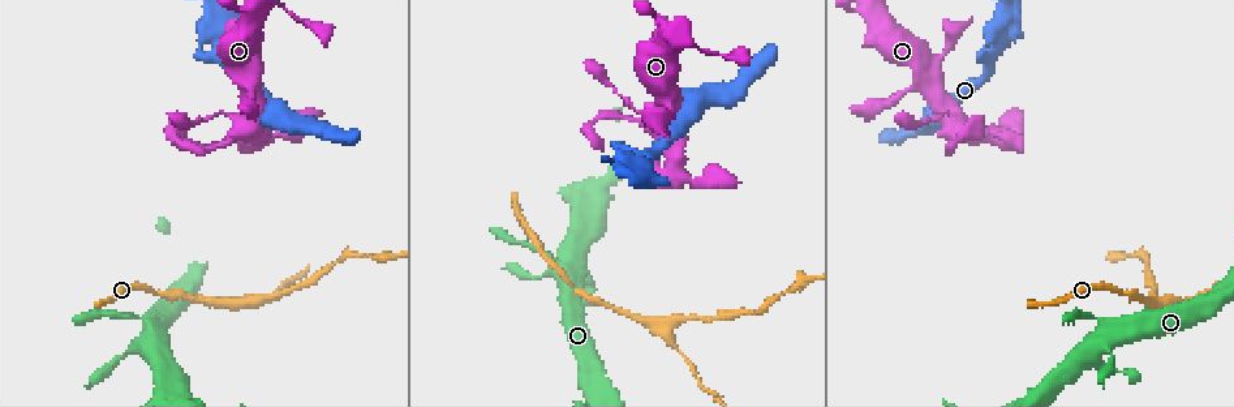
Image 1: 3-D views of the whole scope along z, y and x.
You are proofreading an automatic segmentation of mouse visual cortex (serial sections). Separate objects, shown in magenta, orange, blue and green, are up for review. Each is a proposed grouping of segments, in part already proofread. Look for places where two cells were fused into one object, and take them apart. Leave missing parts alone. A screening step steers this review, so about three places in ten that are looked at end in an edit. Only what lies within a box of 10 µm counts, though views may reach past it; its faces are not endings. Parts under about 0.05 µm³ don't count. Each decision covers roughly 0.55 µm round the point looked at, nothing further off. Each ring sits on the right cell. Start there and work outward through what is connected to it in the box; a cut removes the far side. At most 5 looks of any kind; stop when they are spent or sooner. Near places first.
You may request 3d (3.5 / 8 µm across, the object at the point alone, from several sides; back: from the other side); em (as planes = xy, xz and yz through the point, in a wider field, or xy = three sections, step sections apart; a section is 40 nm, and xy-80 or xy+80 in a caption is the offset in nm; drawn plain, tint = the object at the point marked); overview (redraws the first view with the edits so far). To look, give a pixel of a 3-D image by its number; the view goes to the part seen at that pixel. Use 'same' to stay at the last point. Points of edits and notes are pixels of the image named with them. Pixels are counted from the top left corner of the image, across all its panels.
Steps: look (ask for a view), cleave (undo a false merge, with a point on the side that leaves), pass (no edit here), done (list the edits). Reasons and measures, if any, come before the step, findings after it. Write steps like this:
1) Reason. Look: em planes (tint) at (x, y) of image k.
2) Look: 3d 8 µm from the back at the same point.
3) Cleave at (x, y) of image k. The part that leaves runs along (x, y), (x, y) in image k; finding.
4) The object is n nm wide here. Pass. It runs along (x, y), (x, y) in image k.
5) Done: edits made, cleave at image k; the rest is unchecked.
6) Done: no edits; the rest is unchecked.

Sudden change in width. Look: 3d 3.5 µm at (999, 47) of image 1.

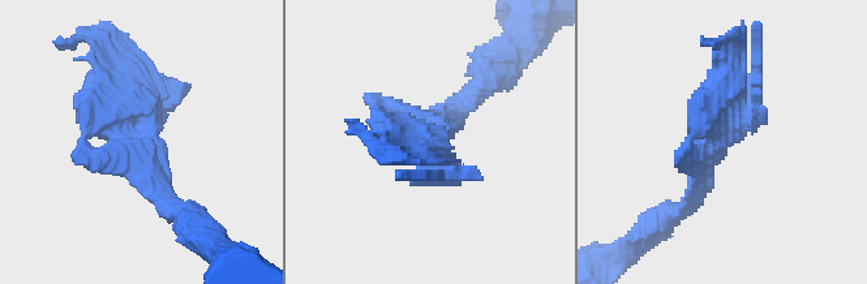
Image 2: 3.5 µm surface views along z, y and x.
Look: em xy step 2 (plain) at (714, 140) of image 2.

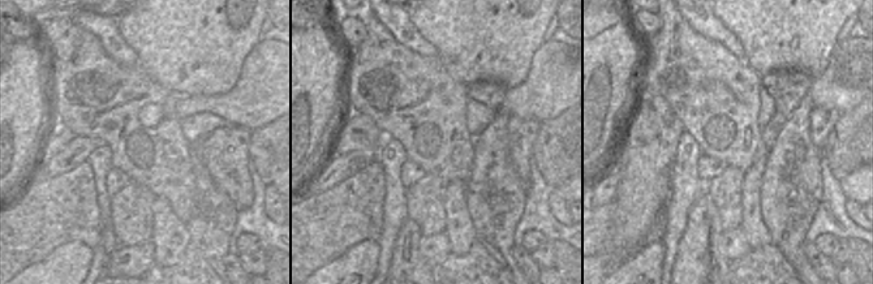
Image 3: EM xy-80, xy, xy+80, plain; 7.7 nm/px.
Look: em xy step 2 (tint) at the same point.

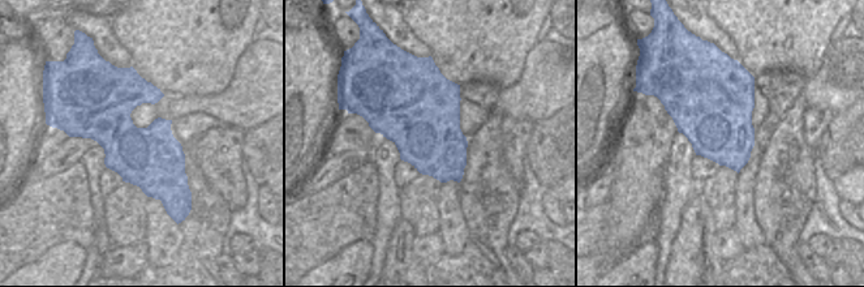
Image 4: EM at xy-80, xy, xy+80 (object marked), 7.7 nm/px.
Pass. It runs along (175, 209), (115, 69) in image 2; all the same cell.

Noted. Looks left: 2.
Thin neck. Look: 3d 3.5 µm at (539, 275) of image 1.

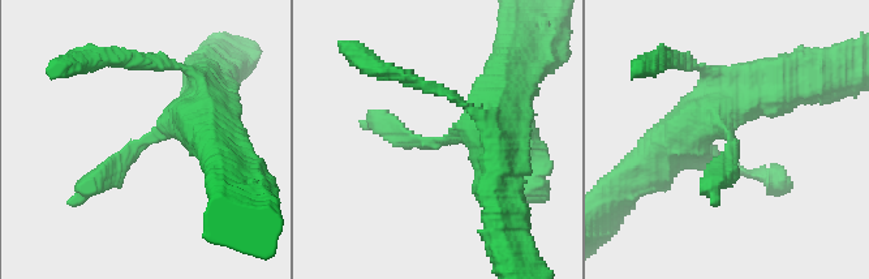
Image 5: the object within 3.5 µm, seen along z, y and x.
Now the EM. Look: em xy step 3 (tint) at (148, 143) of image 5.

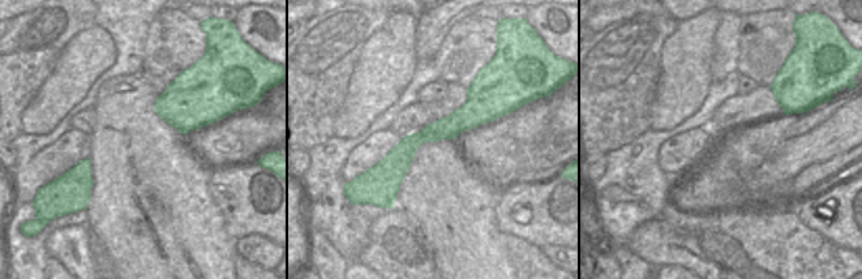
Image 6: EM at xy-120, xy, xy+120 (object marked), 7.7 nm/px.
Pass. It runs along (206, 93), (82, 197) in image 5; one cell here.

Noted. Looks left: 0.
Done: no edits; the rest is unchecked.

